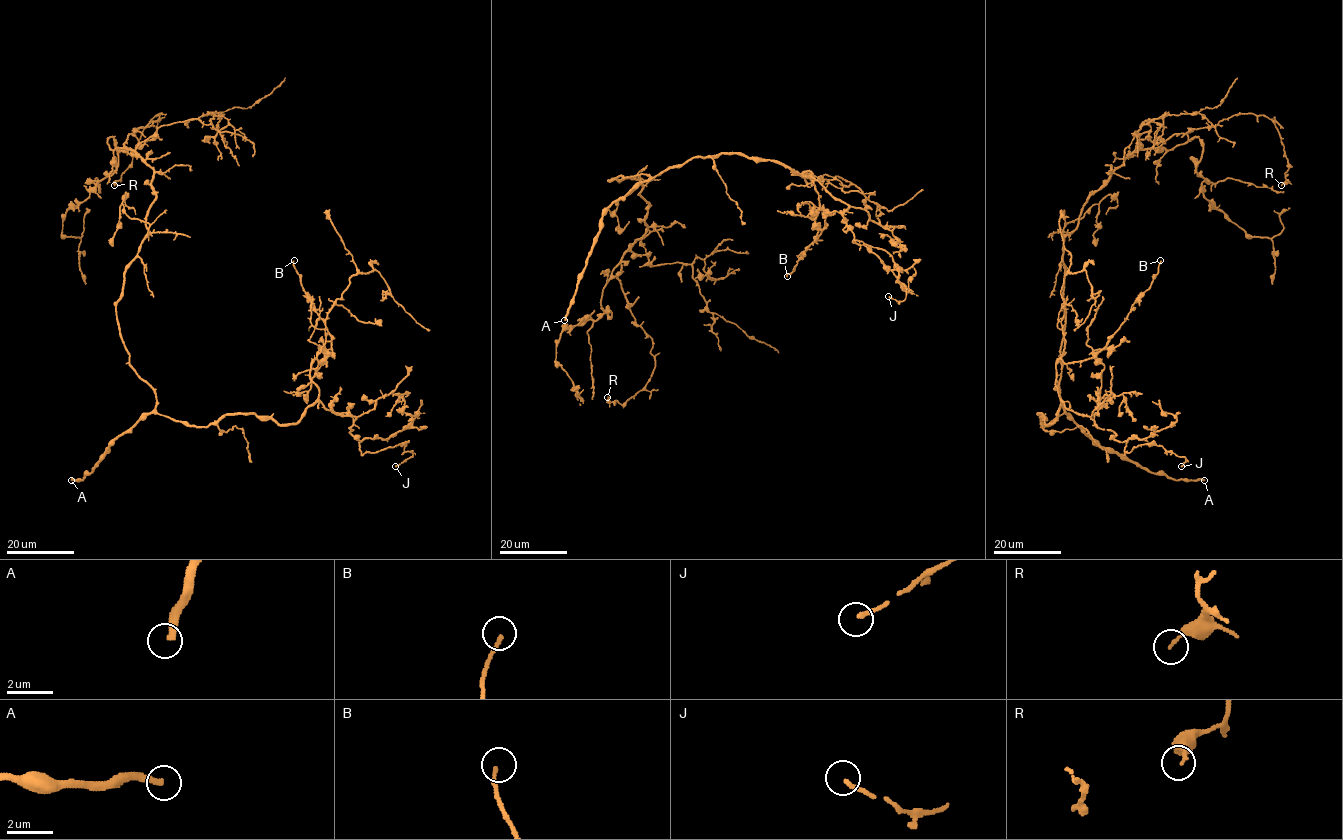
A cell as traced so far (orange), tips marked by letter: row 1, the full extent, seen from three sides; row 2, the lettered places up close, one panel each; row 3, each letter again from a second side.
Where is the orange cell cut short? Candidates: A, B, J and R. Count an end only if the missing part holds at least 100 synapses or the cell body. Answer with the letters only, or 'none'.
A

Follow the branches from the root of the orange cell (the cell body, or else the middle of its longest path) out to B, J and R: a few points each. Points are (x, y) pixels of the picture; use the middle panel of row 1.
B: (616, 178), (651, 179), (719, 153), (810, 171), (825, 227), (787, 276)
J: (616, 178), (719, 153), (781, 162), (849, 206), (853, 241), (892, 256), (906, 296), (888, 296)
R: (616, 178), (637, 179), (649, 205), (617, 278), (654, 369), (625, 403), (607, 397)

